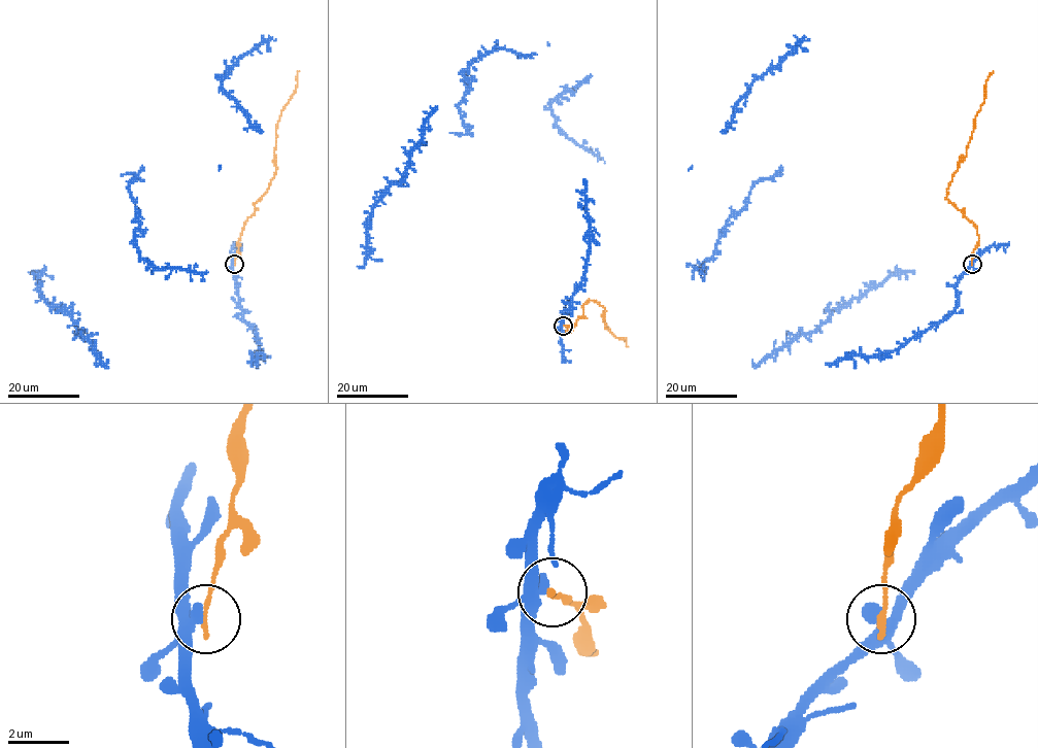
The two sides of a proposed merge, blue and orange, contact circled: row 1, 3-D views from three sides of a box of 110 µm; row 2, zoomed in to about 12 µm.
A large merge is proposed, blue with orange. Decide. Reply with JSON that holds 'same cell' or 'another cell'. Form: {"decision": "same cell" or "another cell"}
{"decision": "another cell"}

